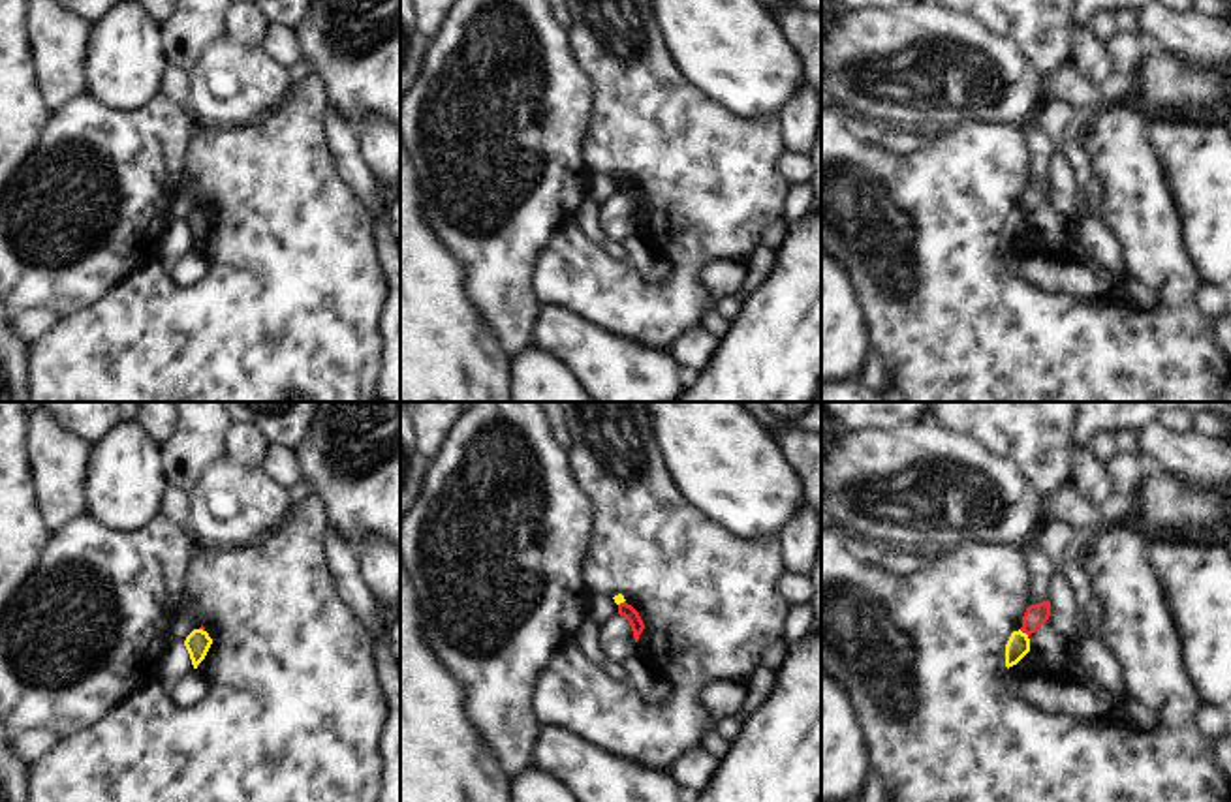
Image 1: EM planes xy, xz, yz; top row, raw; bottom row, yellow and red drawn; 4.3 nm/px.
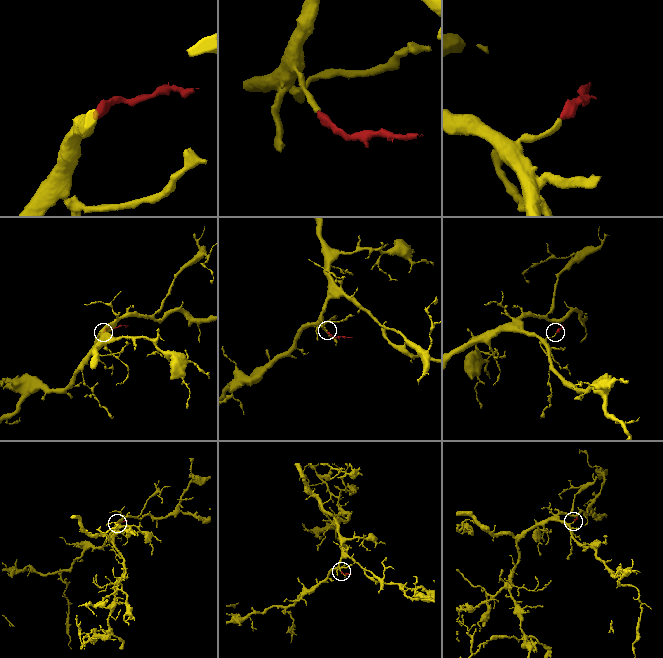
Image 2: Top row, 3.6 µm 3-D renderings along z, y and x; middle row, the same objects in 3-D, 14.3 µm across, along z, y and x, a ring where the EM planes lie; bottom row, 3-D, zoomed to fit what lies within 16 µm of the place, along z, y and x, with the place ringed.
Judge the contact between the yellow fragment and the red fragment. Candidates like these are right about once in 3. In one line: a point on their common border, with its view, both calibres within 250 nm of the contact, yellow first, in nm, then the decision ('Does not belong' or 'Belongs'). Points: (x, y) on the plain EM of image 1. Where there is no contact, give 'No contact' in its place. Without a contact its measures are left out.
Touches yellow at yz (1025, 213). Thickness 100 nm (yellow) against 100 nm. Does not belong.

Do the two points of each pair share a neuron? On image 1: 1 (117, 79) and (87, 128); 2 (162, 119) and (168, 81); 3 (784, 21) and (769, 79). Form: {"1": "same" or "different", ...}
{"1": "different", "2": "different", "3": "different"}

